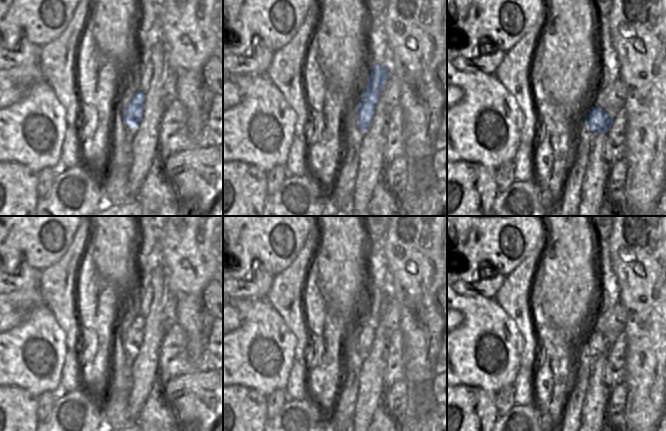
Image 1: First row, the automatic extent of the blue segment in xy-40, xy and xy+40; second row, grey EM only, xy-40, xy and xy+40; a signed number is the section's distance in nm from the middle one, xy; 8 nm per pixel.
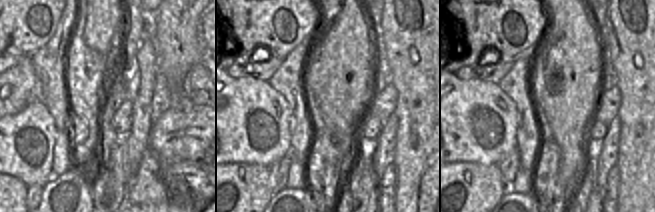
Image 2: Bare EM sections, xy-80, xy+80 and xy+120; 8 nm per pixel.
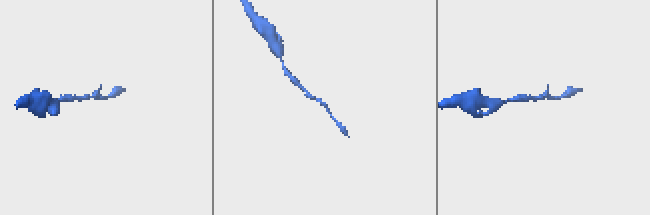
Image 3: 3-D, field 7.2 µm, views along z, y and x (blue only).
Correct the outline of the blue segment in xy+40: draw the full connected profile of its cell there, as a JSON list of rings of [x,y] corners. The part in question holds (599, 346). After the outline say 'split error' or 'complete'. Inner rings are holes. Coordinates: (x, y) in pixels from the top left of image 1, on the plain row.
[[[592,331],[585,346],[589,348],[589,354],[594,357],[607,357],[613,344],[600,331]]]; complete

